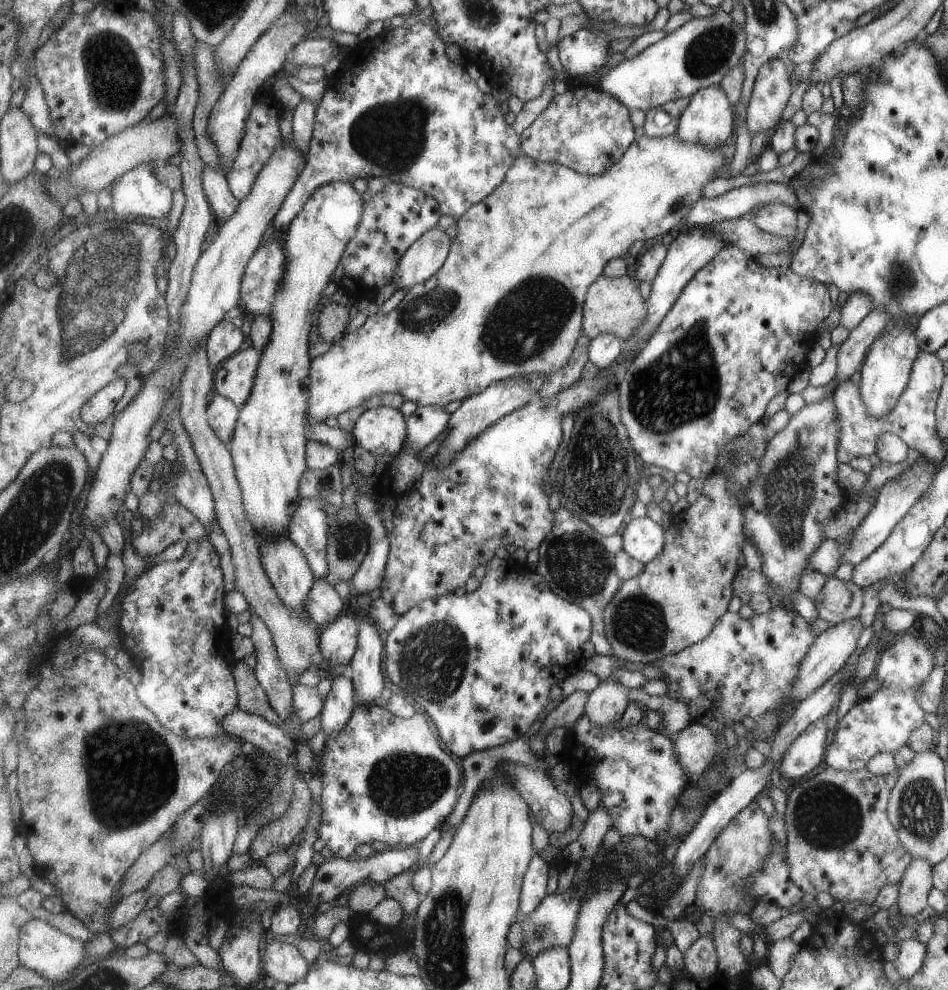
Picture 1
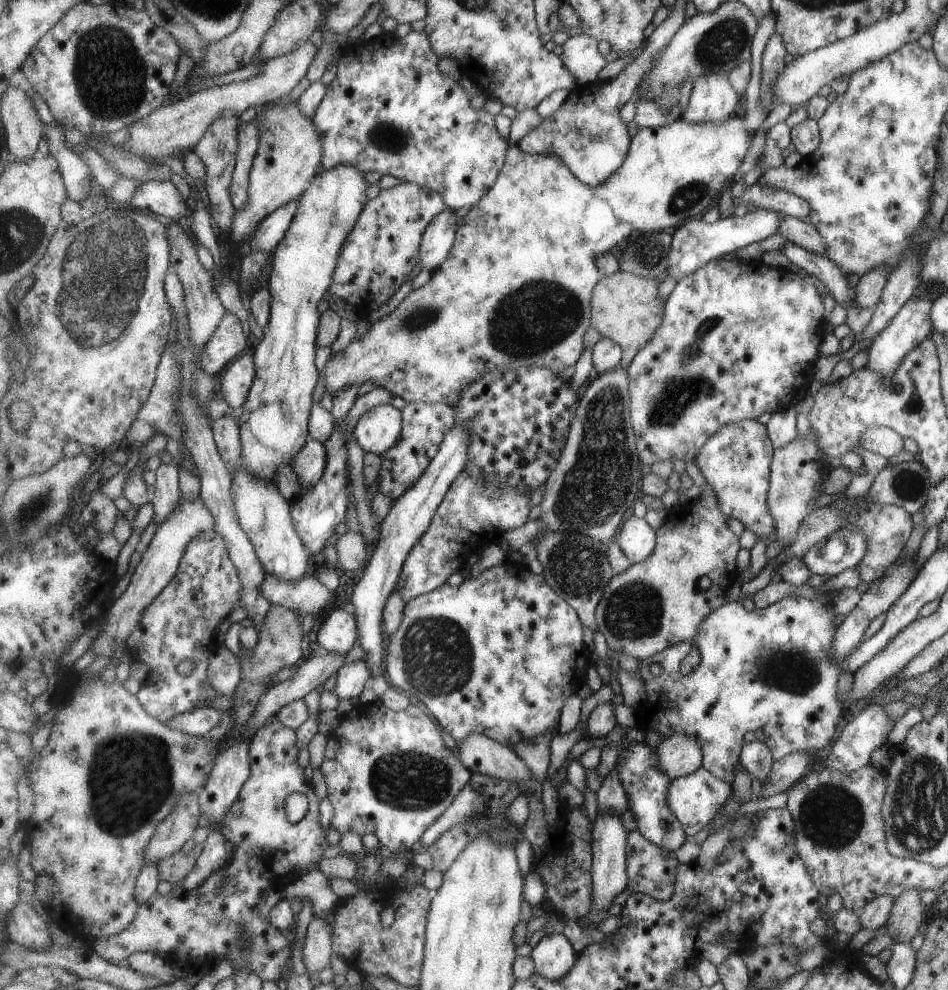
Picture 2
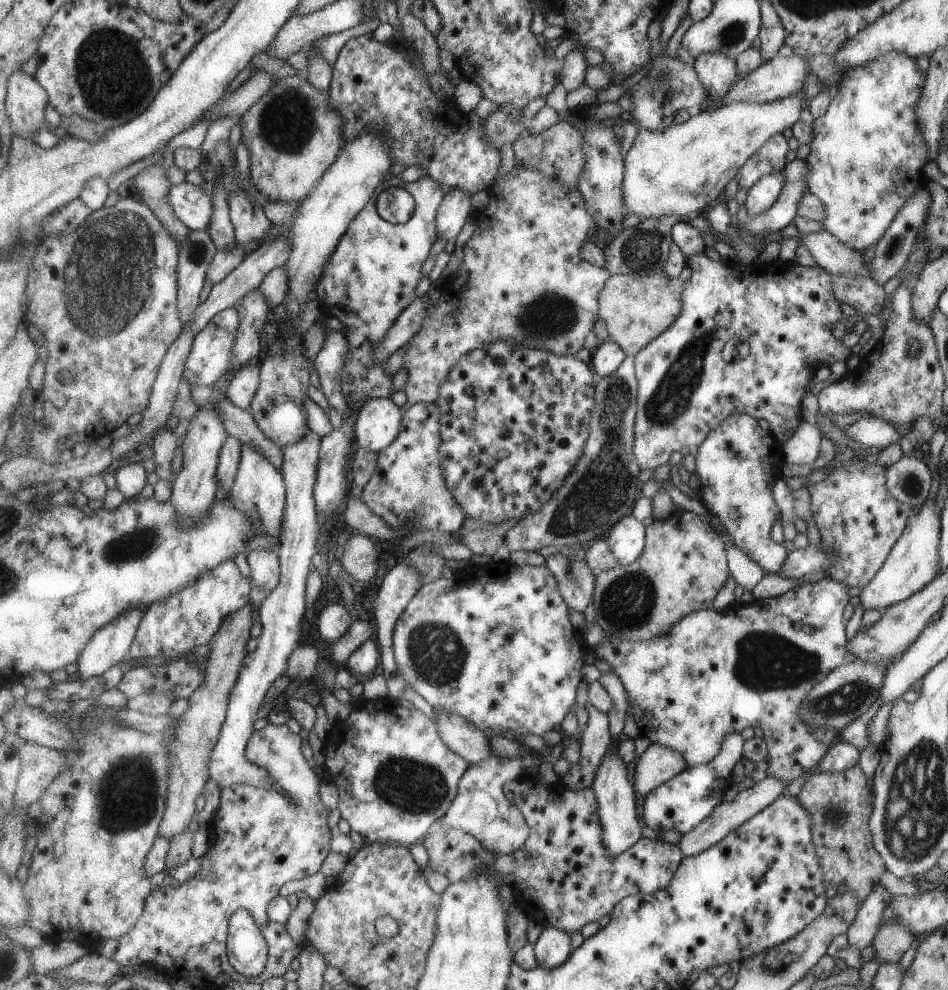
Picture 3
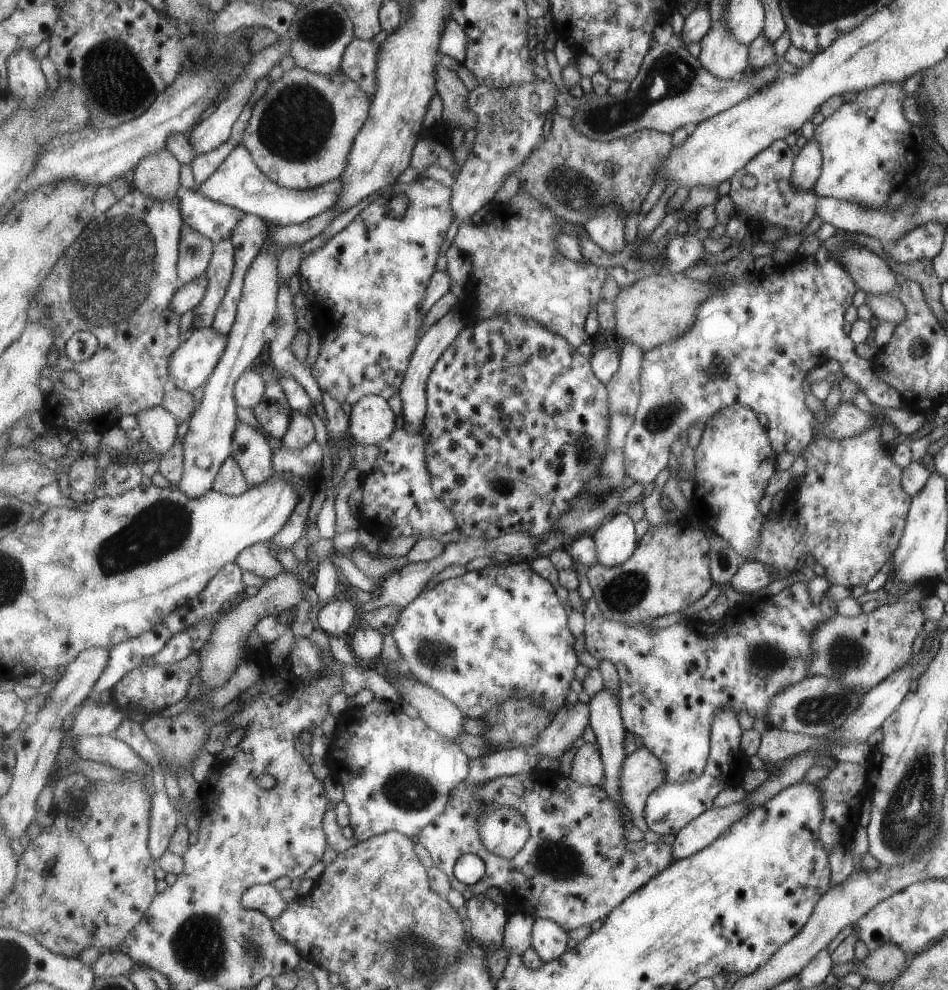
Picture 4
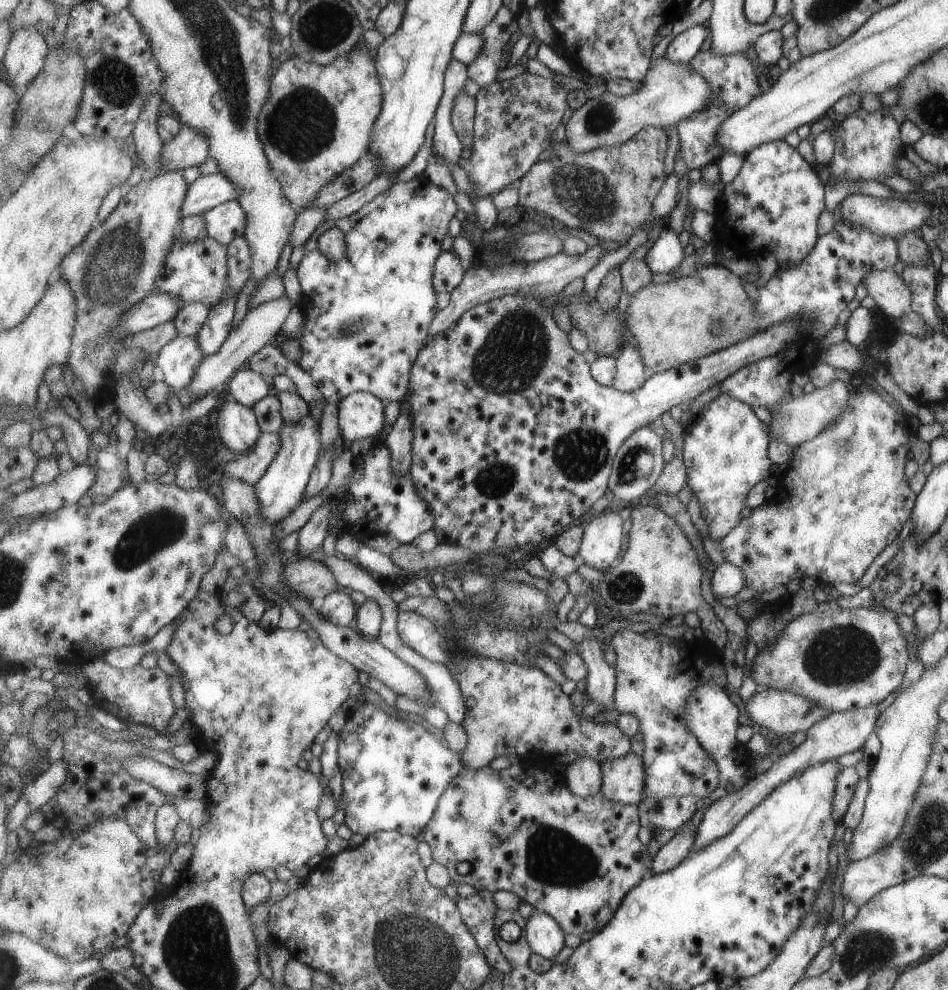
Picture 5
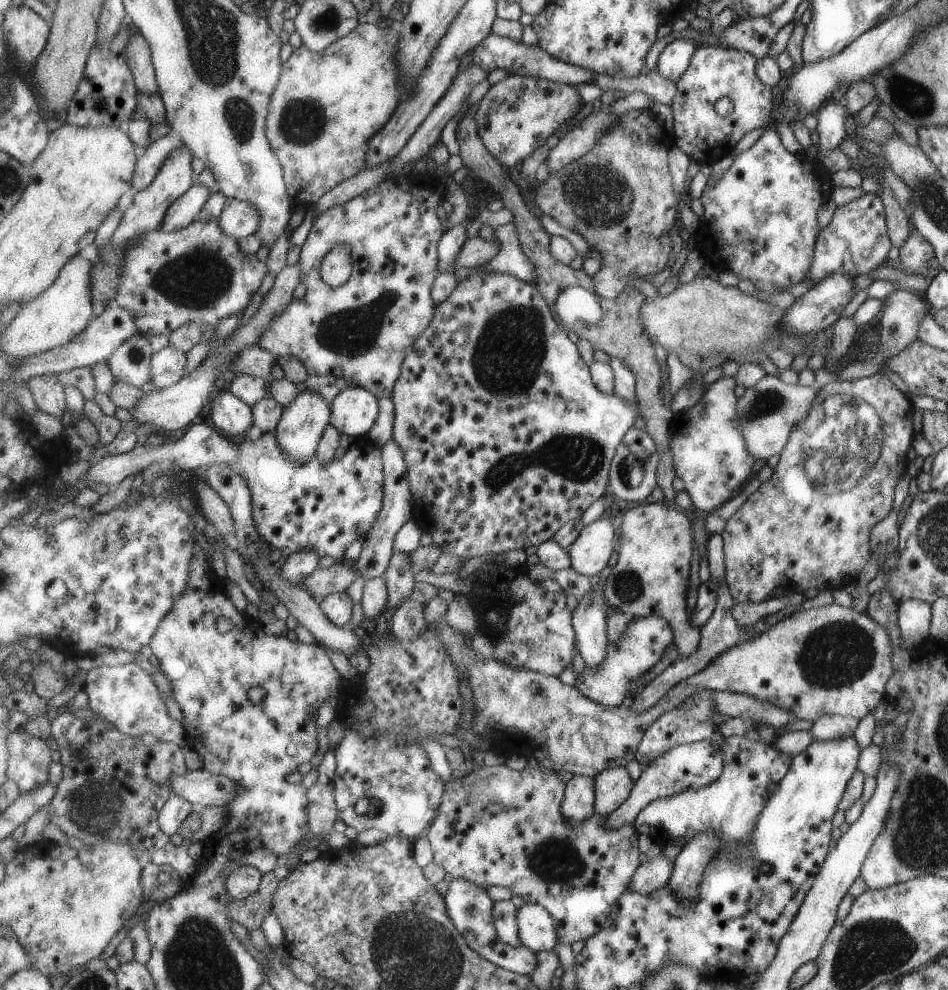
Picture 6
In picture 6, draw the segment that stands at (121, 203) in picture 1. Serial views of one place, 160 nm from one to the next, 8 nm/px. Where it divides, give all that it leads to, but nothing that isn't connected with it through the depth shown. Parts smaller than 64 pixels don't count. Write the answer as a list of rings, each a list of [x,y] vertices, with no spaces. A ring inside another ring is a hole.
[[[227,198],[219,220],[221,228],[239,241],[259,230],[262,216],[259,207],[251,201]]]

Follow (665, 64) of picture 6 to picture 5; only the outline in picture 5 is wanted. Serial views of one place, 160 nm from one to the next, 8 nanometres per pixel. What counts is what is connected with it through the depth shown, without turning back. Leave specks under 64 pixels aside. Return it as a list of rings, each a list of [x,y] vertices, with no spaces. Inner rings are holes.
[[[694,25],[679,33],[668,45],[665,56],[676,63],[690,63],[707,40],[705,26]]]

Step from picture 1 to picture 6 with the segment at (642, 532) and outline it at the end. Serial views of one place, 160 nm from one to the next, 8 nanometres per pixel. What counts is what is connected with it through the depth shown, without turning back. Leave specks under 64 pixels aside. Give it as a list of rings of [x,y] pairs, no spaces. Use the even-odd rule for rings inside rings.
[[[605,515],[586,525],[578,540],[568,548],[572,558],[571,567],[596,580],[601,579],[603,568],[609,564],[609,558],[615,552],[615,538],[617,530]]]

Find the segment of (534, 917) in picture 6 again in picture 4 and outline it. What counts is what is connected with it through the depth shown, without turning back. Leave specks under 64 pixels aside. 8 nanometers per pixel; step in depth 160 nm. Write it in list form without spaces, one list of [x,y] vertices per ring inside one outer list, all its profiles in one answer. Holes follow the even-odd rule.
[[[536,919],[531,928],[531,937],[531,946],[545,962],[554,961],[568,951],[569,934],[555,920]]]

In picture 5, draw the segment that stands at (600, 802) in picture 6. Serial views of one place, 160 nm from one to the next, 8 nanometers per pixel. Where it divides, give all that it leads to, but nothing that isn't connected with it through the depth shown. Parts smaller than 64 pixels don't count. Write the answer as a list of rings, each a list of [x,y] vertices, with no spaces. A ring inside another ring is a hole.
[[[629,753],[621,758],[605,760],[602,793],[613,802],[639,805],[646,790],[646,764],[642,756]]]

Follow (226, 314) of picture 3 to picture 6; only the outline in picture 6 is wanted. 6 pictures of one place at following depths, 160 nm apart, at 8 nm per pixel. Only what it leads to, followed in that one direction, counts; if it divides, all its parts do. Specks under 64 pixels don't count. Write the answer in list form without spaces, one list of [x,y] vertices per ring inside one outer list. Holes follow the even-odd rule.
[[[171,346],[153,353],[152,382],[159,389],[178,383],[186,374],[187,353]]]

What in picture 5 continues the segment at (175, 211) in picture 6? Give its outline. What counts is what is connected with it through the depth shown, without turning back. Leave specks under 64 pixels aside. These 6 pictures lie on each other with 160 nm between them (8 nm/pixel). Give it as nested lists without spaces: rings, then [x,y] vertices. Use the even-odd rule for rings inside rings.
[[[223,171],[210,175],[202,174],[201,178],[189,187],[182,206],[183,219],[204,214],[224,202],[238,200],[239,188],[227,178]]]

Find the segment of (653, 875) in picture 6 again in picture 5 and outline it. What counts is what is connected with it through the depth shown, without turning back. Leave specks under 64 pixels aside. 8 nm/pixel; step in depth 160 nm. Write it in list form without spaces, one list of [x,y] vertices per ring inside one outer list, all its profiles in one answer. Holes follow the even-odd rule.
[[[685,830],[679,832],[666,845],[663,845],[654,856],[654,864],[649,876],[666,873],[681,864],[681,861],[690,855],[690,848],[693,846],[695,837],[696,830],[693,832]]]

